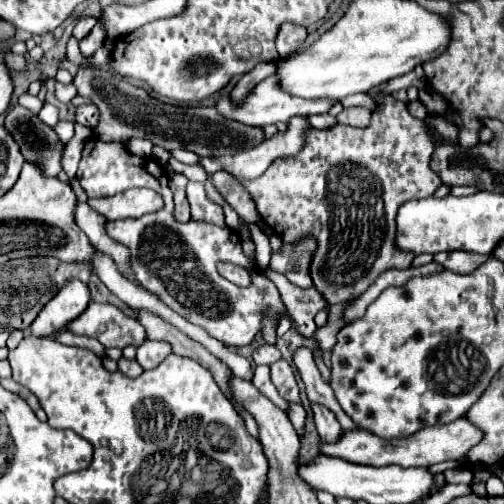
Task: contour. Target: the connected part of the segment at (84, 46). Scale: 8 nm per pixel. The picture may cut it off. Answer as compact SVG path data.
M100 24L94 26L92 34L88 34L84 40L80 40L80 52L82 56L92 56L92 52L96 52L96 48L100 48L104 44L104 30Z

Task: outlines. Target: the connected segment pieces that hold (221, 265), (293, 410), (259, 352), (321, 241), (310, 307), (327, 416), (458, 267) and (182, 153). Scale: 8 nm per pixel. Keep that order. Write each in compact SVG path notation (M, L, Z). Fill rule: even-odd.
M218 262L216 268L218 268L220 276L224 276L230 282L234 282L236 286L246 288L246 286L252 284L252 272L242 268L242 266L236 266L236 264L230 264L230 262Z
M288 402L288 418L294 424L294 428L300 432L304 426L304 420L306 420L306 412L298 402Z
M262 344L262 346L258 346L258 348L254 350L252 358L254 358L256 364L274 364L276 360L280 360L280 352L278 352L276 346Z
M372 94L372 100L376 102L376 108L372 110L370 126L352 128L336 124L326 130L312 128L308 132L306 146L296 156L274 160L260 178L238 180L254 200L258 214L272 228L272 232L282 238L284 244L296 244L304 236L312 236L316 240L316 250L310 262L310 276L314 280L314 288L322 288L322 296L330 306L354 300L384 270L410 268L414 256L396 250L392 244L396 234L396 210L408 200L428 198L438 190L442 180L436 176L436 172L430 170L430 156L438 144L458 144L460 128L450 124L450 120L440 116L430 116L430 120L414 118L408 112L408 104L396 100L392 94Z
M268 270L268 278L278 286L280 296L288 308L288 314L290 314L296 330L302 336L314 340L314 332L316 332L314 316L326 306L326 300L314 288L302 290L302 288L290 284L284 276L280 276L274 270Z
M312 404L312 412L314 412L314 422L316 422L316 428L318 428L318 434L322 440L328 440L328 442L334 442L340 438L340 424L334 416L332 410L328 410L326 406L322 404Z
M440 252L434 254L434 262L438 262L440 266L444 266L450 272L456 274L468 274L472 270L476 270L478 264L482 264L488 256L480 256L480 254L470 254L470 252Z
M178 148L171 150L170 152L172 157L182 163L201 166L198 156L195 153L186 150L186 148Z

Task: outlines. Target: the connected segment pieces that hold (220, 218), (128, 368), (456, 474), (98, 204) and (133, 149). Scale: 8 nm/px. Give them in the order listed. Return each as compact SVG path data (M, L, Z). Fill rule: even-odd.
M190 182L186 194L188 194L188 202L190 202L190 206L192 206L192 220L210 222L210 224L216 224L216 226L226 228L222 206L210 202L210 200L206 198L206 194L204 194L204 184L200 184L200 182Z
M120 358L118 360L118 372L122 372L128 378L138 378L142 374L142 368L140 368L140 364L136 364L136 360Z
M467 468L450 469L443 472L447 483L470 484L473 474Z
M133 188L110 198L92 198L88 204L104 214L108 220L138 218L148 212L156 212L164 206L162 197L148 188Z
M132 138L128 140L128 152L138 154L138 156L151 156L152 142L145 138Z

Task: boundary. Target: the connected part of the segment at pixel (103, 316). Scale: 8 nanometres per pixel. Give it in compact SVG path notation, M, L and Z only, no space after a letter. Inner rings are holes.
M90 302L88 308L68 326L68 330L74 334L92 336L106 348L140 346L146 342L146 330L142 324L112 304Z

